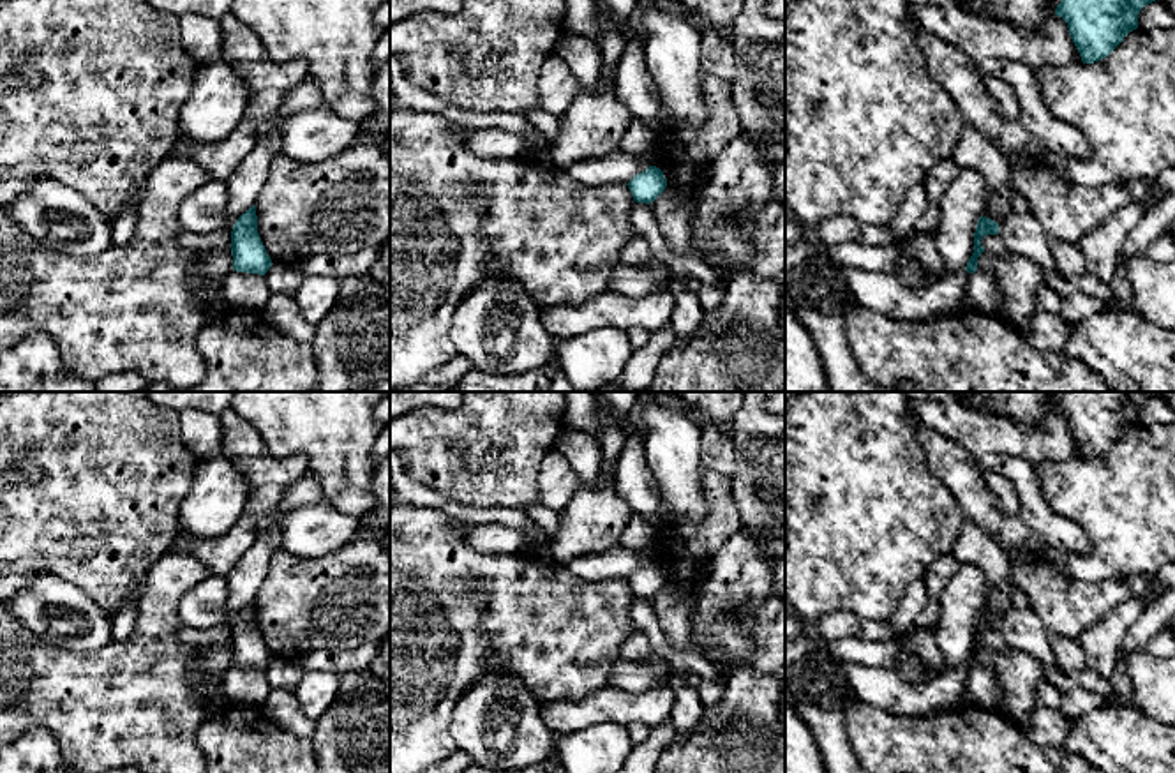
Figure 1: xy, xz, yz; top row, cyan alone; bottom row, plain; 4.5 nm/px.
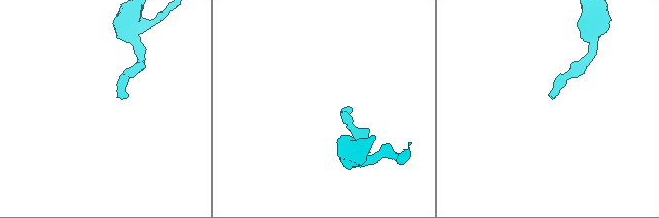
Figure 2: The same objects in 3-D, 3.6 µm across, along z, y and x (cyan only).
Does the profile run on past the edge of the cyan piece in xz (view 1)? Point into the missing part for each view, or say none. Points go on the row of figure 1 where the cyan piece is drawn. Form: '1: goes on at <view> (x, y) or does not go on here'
1: does not go on here

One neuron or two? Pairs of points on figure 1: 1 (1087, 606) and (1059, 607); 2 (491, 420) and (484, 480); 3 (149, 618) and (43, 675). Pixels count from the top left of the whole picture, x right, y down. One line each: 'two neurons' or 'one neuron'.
1: one neuron
2: one neuron
3: one neuron

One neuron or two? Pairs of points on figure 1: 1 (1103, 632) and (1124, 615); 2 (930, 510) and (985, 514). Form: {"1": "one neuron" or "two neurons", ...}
{"1": "one neuron", "2": "two neurons"}

